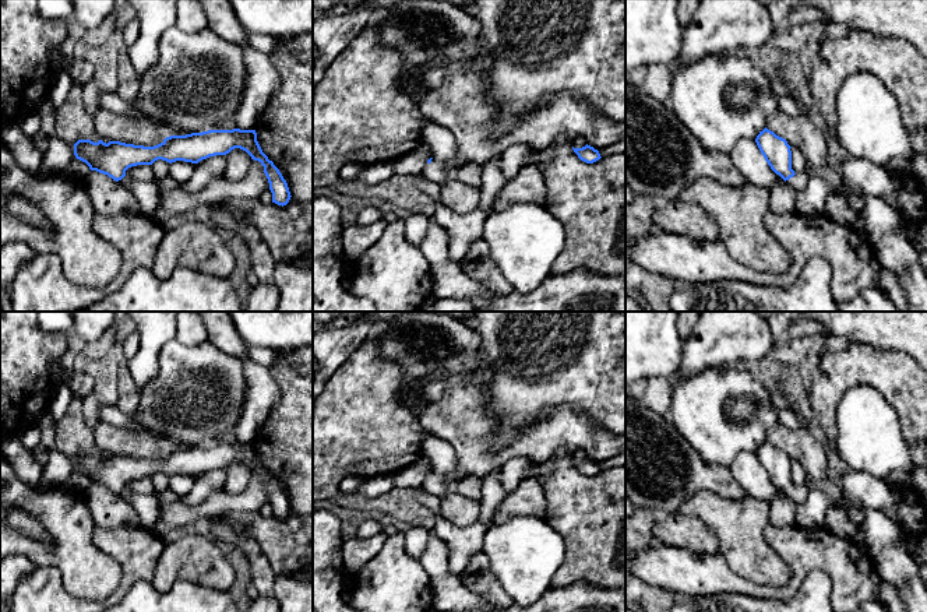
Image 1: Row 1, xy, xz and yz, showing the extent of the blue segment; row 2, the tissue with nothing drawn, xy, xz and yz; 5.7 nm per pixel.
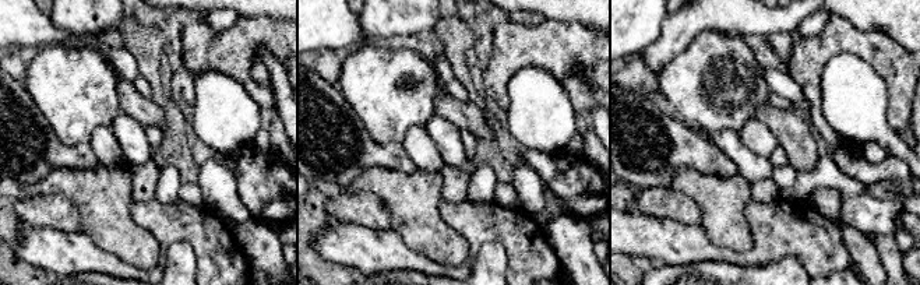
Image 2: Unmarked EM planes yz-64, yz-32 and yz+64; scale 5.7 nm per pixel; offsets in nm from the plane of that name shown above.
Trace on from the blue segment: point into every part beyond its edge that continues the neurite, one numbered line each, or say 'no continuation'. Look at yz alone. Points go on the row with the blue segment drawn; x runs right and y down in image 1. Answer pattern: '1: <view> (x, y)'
1: yz (799, 182)

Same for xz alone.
1: xz (434, 171)

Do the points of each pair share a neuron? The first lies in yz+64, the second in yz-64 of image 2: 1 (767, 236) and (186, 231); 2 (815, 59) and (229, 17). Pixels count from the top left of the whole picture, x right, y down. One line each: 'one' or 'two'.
1: one
2: two

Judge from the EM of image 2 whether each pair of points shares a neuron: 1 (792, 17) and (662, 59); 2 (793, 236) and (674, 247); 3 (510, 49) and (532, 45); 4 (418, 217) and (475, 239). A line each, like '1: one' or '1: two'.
1: one
2: one
3: one
4: two

